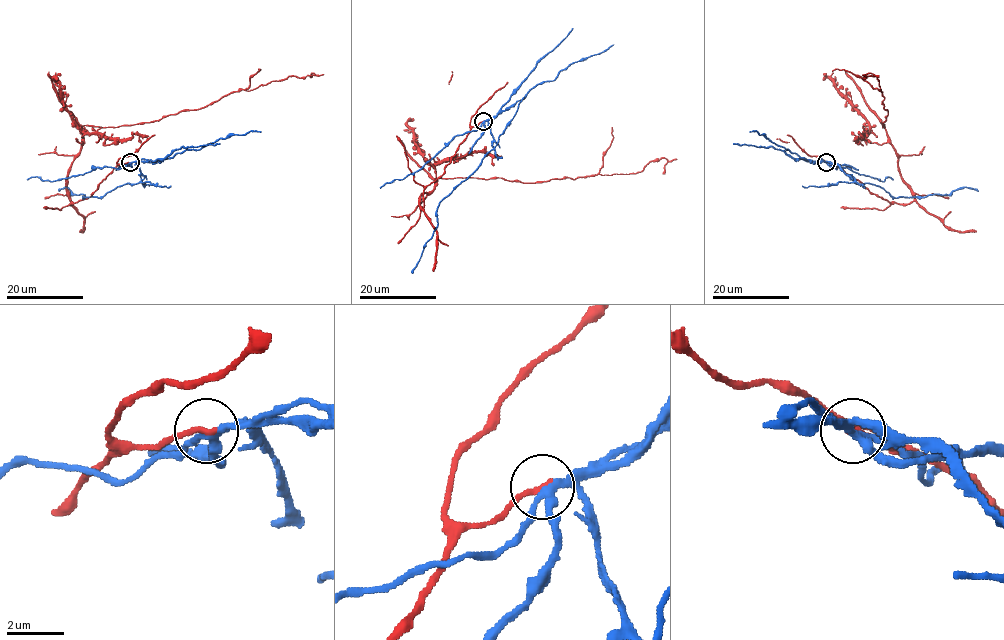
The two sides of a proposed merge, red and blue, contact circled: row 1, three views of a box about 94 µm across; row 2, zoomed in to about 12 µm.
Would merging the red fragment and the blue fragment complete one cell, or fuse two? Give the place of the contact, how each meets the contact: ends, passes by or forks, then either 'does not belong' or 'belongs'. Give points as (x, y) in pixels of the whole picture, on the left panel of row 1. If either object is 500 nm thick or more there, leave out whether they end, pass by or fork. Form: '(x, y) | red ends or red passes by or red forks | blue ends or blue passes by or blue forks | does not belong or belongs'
(130, 162) | red ends | blue forks | does not belong

